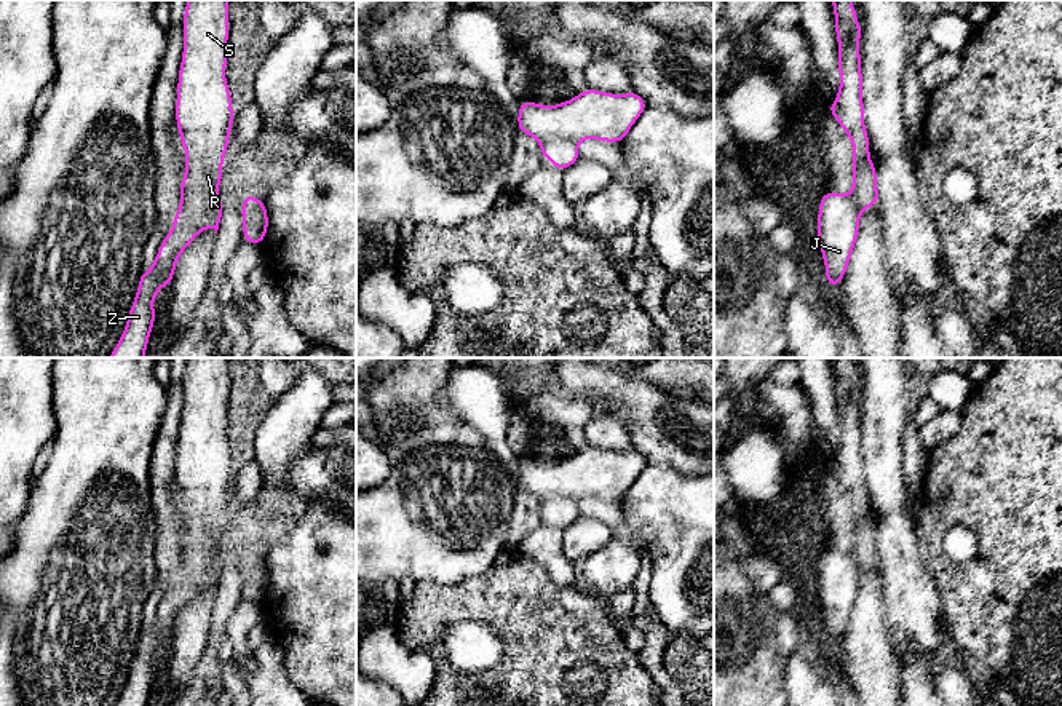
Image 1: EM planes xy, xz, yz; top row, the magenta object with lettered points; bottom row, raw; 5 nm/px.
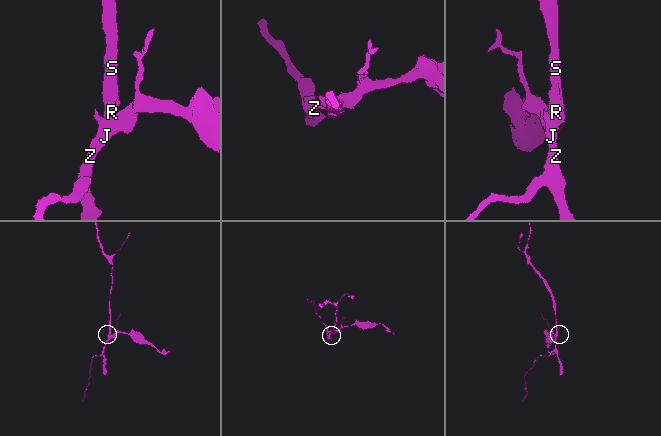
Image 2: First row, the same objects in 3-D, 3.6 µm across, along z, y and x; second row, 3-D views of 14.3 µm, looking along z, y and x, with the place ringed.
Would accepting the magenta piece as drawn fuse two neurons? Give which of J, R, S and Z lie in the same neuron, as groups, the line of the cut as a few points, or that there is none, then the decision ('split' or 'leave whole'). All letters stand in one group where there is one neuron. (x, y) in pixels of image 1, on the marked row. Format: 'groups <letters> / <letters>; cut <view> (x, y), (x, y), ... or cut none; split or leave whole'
groups J Z / R S; cut xy (217, 197), (202, 214), (195, 214), (181, 203); split

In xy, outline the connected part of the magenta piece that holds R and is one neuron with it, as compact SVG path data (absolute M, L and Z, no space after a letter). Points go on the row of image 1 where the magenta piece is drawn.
M187 0L182 21L185 43L176 101L176 125L185 150L180 203L195 216L214 206L227 173L220 165L235 118L225 80L227 11L228 0Z

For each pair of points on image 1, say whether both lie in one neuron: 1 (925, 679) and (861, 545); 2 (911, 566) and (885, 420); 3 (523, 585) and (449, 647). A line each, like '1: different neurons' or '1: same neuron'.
1: different neurons
2: same neuron
3: same neuron

